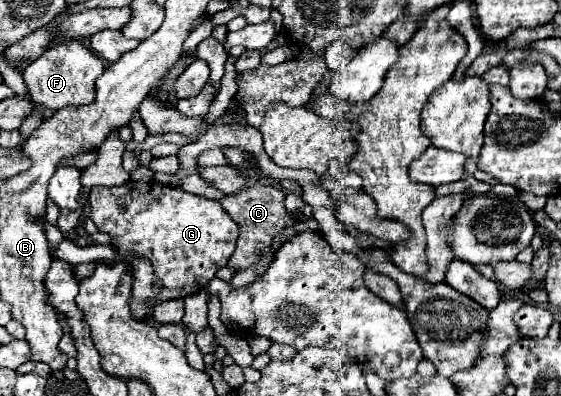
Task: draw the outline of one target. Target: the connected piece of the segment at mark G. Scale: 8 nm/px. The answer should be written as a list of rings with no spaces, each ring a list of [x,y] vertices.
[[[127,181],[119,187],[93,187],[89,193],[89,205],[89,219],[97,225],[99,231],[111,235],[109,245],[115,247],[119,255],[111,261],[101,259],[73,265],[73,275],[77,279],[85,279],[99,263],[131,265],[133,257],[145,257],[151,261],[155,277],[159,277],[163,283],[155,303],[183,299],[205,289],[215,273],[227,265],[239,237],[239,229],[223,211],[223,207],[219,207],[219,201],[211,201],[159,183]]]

